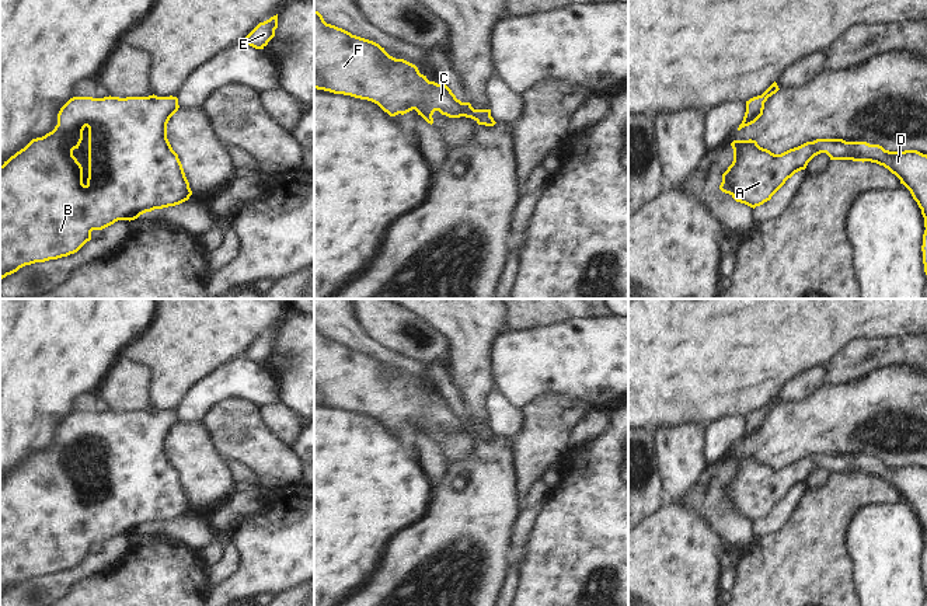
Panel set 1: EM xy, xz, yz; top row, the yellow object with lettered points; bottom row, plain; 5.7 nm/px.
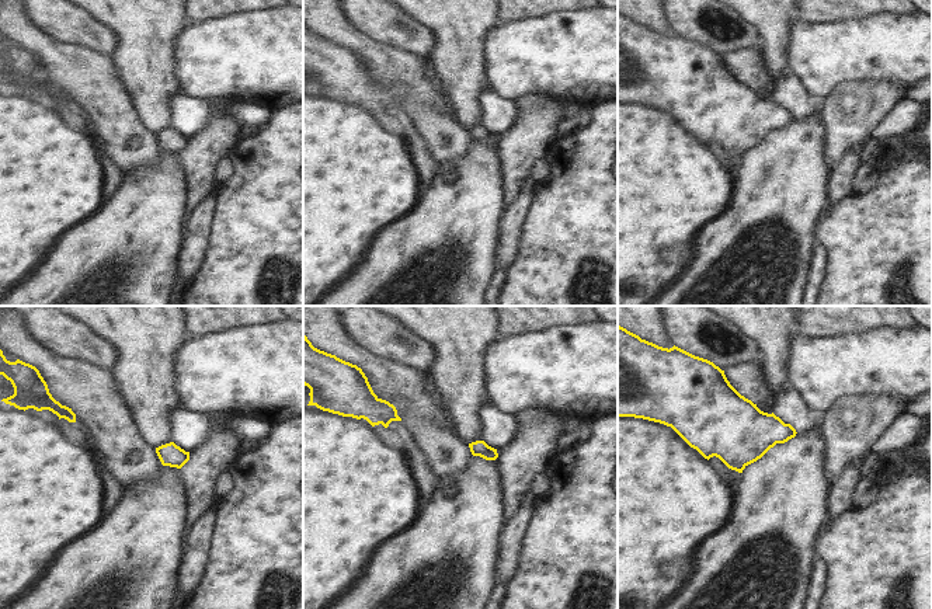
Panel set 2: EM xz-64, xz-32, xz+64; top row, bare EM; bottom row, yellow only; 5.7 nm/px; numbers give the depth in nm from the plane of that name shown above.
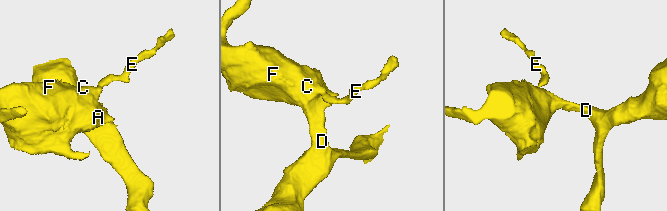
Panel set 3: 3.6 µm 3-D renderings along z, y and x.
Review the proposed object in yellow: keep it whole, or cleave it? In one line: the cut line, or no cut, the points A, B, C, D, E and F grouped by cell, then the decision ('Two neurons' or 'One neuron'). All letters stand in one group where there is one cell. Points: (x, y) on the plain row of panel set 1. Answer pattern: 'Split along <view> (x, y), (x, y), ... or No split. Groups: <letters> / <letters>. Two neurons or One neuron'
No split. Groups: A B C D E F. One neuron.

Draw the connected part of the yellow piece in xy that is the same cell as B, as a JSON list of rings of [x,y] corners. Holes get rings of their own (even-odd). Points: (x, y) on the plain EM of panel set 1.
[[[73,411],[57,428],[57,439],[42,452],[0,480],[0,595],[25,579],[57,574],[77,567],[91,554],[93,544],[102,544],[118,534],[135,534],[146,526],[180,519],[192,505],[178,469],[167,453],[167,438],[178,425],[177,411]],[[88,442],[88,492],[73,470]]]

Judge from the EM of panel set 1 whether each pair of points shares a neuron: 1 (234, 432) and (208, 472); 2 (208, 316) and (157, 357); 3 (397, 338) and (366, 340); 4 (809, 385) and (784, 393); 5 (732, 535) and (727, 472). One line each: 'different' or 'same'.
1: different
2: same
3: different
4: same
5: same

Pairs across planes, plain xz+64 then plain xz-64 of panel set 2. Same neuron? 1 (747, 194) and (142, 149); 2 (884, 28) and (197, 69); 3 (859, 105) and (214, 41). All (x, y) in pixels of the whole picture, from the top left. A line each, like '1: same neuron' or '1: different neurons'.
1: different neurons
2: same neuron
3: different neurons

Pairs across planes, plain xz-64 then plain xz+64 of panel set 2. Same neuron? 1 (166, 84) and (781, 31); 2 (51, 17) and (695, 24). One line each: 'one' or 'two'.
1: one
2: one

